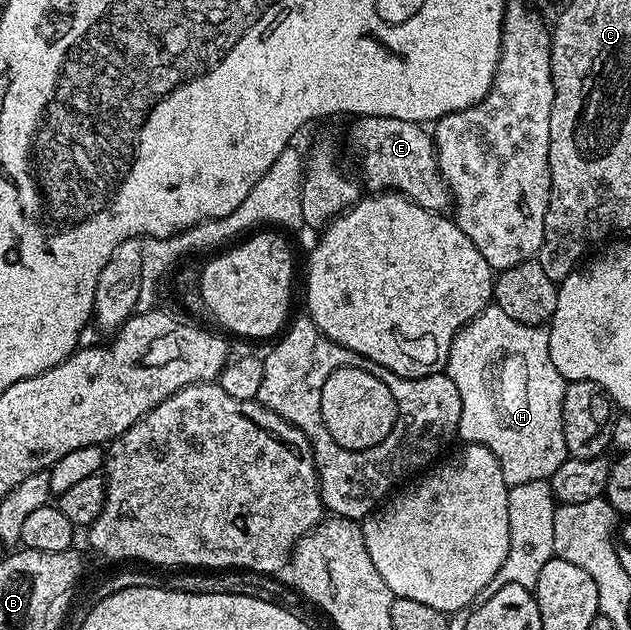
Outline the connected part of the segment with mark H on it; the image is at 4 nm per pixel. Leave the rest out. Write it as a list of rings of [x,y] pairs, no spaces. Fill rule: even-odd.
[[[480,314],[461,327],[449,349],[447,373],[459,388],[461,419],[457,425],[460,441],[487,448],[499,460],[503,468],[503,480],[509,487],[544,479],[555,473],[559,464],[570,457],[567,440],[564,439],[564,396],[566,386],[543,386],[549,378],[561,374],[551,364],[551,352],[541,358],[489,358],[483,368],[485,380],[501,382],[501,386],[481,386],[481,378],[469,378],[473,370],[465,370],[465,358],[469,358],[469,338],[485,338],[485,318]]]

